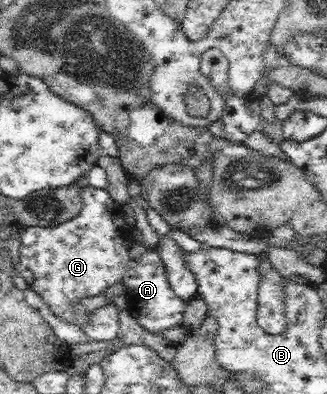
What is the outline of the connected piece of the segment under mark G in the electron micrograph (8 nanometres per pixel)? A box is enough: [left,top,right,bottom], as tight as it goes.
[16,185,133,327]

